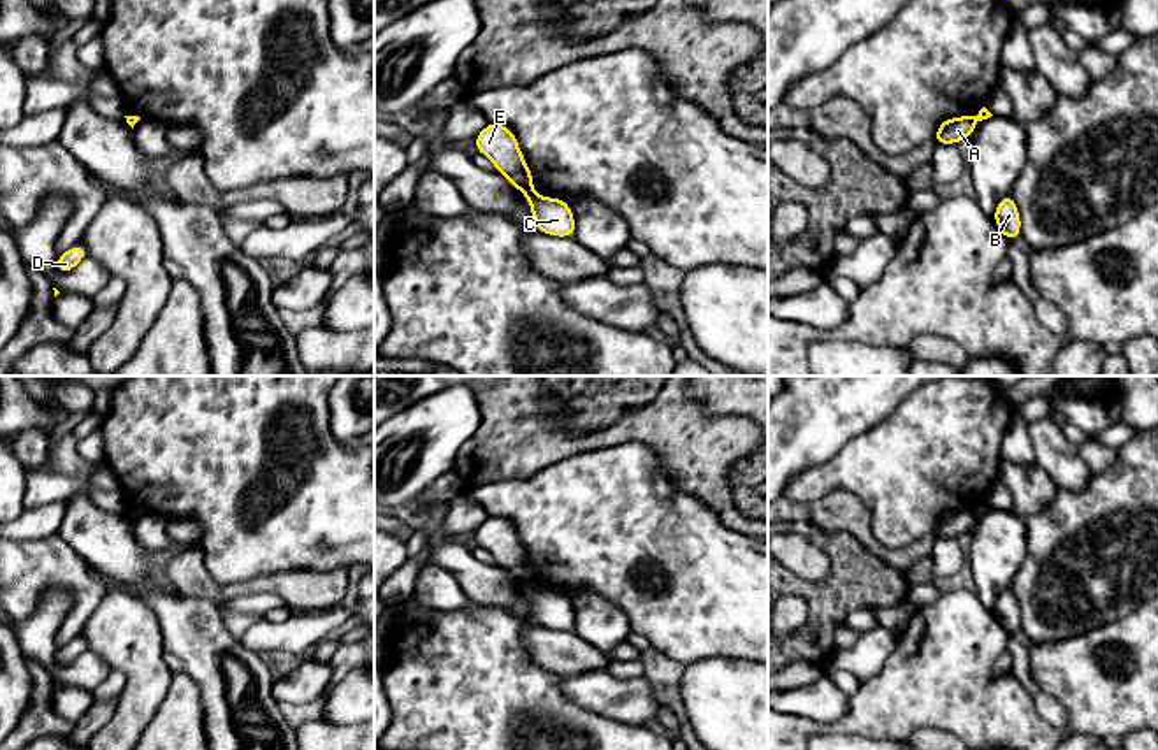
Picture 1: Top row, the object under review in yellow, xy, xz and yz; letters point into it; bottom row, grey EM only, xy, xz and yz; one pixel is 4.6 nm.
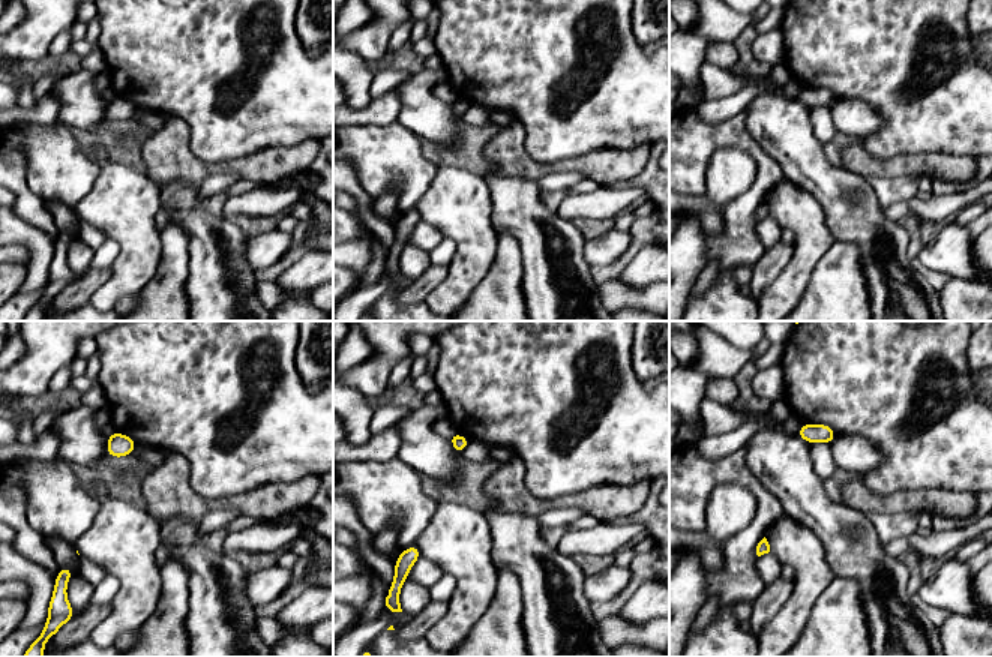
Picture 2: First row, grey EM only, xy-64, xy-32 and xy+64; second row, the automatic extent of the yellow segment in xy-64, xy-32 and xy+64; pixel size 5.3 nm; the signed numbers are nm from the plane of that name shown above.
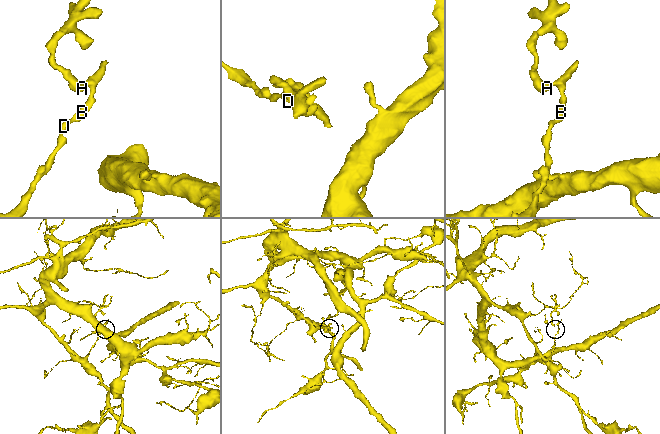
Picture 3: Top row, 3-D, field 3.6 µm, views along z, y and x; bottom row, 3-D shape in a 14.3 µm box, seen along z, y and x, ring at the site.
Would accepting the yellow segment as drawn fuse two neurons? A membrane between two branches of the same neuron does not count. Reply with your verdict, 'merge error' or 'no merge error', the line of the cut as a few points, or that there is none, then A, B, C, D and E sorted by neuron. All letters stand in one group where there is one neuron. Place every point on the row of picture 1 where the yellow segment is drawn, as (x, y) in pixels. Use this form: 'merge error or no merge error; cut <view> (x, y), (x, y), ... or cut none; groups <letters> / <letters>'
merge error; cut xz (531, 187), (522, 192); groups A E / B C D

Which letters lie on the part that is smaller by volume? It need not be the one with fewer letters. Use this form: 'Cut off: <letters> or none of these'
Cut off: A, E

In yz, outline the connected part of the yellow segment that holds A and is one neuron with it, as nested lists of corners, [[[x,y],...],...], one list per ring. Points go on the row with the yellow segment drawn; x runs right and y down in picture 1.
[[[958,116],[944,119],[935,133],[935,144],[958,144],[965,139],[970,139],[977,126],[975,118],[972,116]]]

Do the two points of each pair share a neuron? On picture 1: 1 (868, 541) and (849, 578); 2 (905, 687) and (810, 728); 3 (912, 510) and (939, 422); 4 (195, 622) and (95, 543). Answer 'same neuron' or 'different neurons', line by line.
1: different neurons
2: same neuron
3: same neuron
4: same neuron

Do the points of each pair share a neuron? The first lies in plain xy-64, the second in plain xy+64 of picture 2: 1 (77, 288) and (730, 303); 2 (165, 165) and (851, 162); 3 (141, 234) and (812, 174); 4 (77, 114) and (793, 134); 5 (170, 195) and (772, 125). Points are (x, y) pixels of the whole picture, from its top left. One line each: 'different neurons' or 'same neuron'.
1: different neurons
2: same neuron
3: different neurons
4: same neuron
5: same neuron

